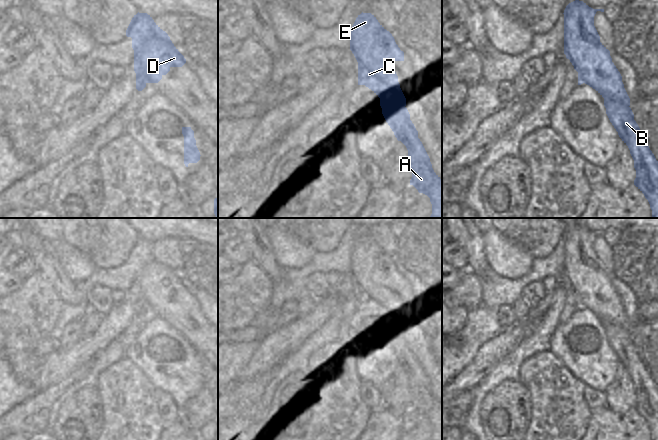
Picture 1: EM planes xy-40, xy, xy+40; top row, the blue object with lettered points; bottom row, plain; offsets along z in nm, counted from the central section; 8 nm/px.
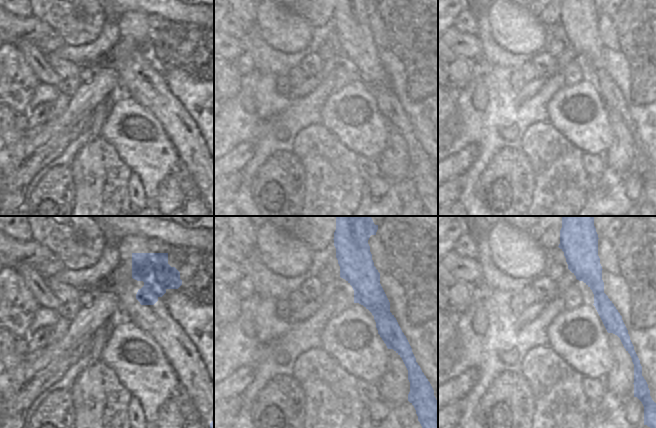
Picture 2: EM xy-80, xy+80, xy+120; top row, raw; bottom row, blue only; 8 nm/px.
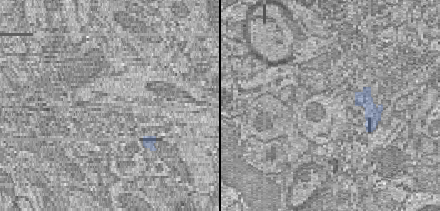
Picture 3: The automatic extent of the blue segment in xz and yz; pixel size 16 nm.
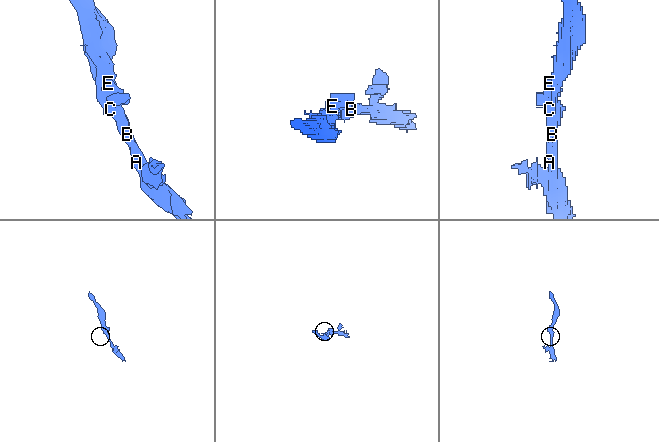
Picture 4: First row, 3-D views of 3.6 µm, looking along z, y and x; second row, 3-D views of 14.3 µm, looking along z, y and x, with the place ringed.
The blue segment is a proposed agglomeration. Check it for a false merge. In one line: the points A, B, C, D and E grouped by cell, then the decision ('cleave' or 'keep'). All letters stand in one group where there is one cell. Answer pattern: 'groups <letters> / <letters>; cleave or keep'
groups A B / C D E; cleave

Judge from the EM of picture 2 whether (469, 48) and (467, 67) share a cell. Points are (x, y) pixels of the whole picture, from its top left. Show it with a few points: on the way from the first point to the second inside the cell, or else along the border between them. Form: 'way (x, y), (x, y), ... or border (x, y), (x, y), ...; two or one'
border (448, 46), (459, 56), (474, 60); two

